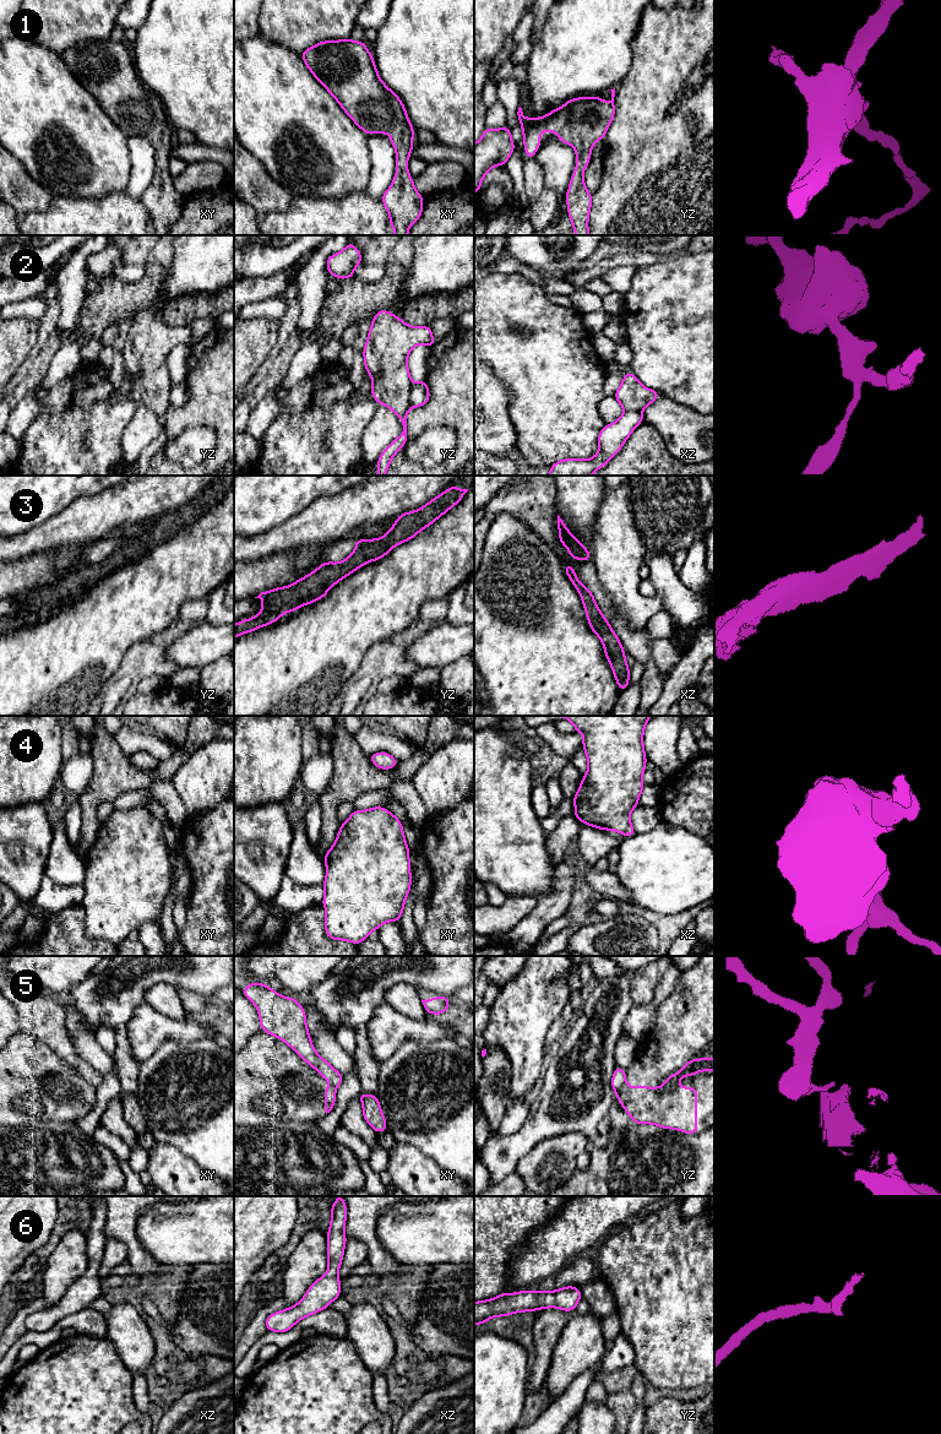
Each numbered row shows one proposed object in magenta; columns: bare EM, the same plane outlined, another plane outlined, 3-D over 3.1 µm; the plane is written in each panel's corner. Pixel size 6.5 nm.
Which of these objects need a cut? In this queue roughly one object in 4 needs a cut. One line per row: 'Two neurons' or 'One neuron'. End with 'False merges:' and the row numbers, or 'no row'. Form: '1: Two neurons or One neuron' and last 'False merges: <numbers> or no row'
1: One neuron
2: Two neurons
3: One neuron
4: One neuron
5: Two neurons
6: One neuron
False merges: 2, 5

